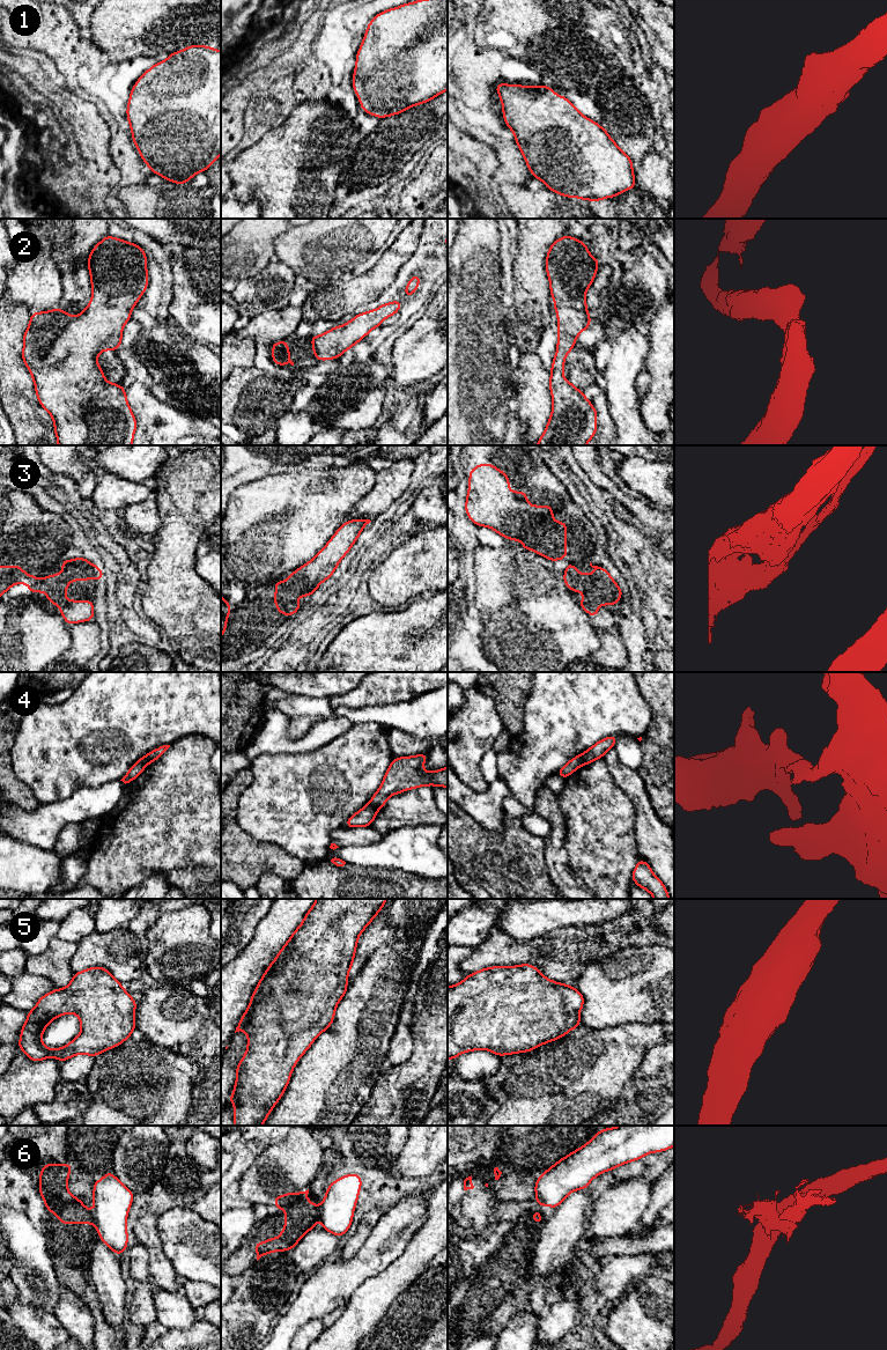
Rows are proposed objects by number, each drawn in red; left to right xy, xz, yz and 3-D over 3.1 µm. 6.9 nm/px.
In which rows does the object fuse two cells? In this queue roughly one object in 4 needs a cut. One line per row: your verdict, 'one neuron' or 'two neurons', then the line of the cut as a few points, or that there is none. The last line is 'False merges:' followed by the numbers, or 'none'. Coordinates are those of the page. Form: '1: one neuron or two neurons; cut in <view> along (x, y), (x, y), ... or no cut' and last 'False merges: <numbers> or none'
1: one neuron; no cut
2: one neuron; no cut
3: two neurons; cut in xz along (286, 582), (296, 596)
4: two neurons; cut in yz along (582, 754), (578, 766)
5: one neuron; no cut
6: two neurons; cut in xz along (318, 1210), (319, 1216)
False merges: 3, 4, 6

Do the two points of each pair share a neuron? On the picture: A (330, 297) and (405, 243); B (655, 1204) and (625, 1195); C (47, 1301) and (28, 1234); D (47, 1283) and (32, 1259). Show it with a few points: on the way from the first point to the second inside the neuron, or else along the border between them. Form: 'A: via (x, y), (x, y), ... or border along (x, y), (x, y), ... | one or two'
A: via (349, 294), (362, 289), (389, 263) | one
B: border along (652, 1183), (650, 1202), (640, 1218) | two
C: via (38, 1285), (32, 1273), (32, 1251) | one
D: via (42, 1277), (32, 1264) | one

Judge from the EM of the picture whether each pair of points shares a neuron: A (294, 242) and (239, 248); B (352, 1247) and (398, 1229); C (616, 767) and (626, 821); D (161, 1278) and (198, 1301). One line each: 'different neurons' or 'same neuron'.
A: different neurons
B: different neurons
C: different neurons
D: different neurons

